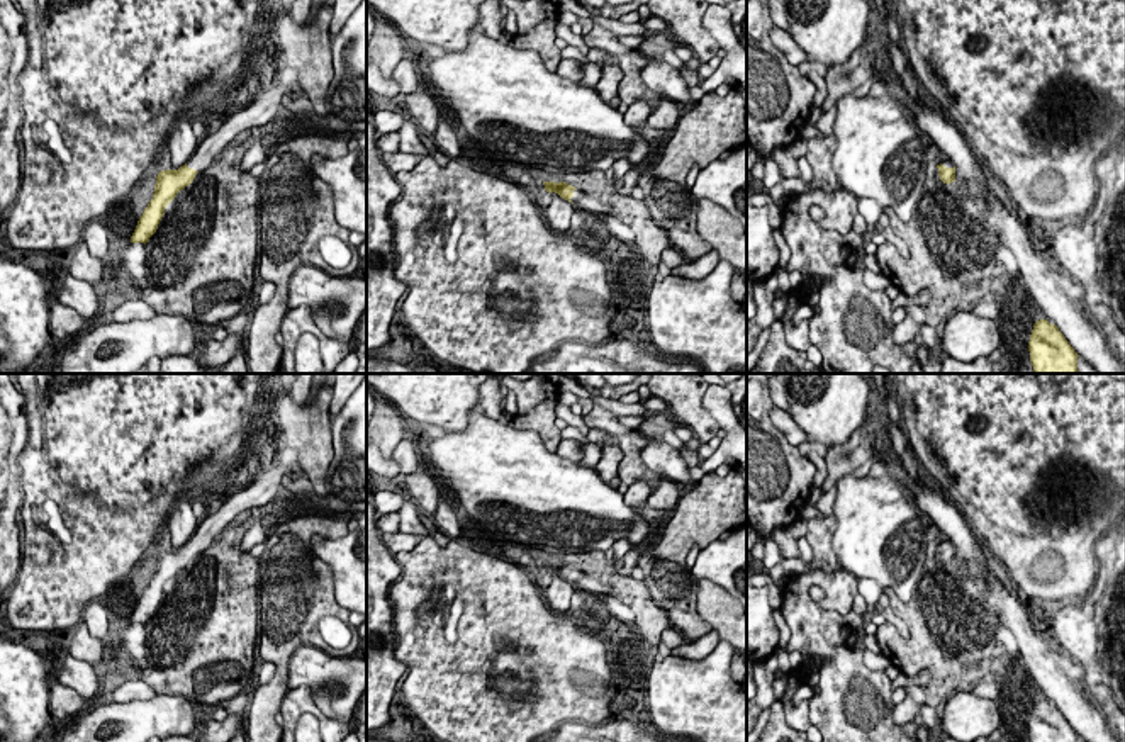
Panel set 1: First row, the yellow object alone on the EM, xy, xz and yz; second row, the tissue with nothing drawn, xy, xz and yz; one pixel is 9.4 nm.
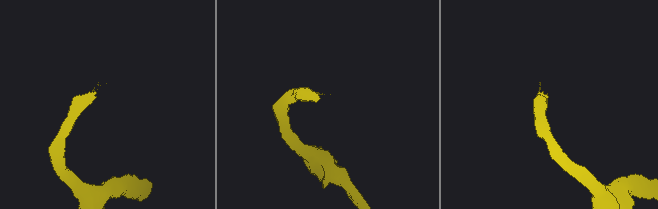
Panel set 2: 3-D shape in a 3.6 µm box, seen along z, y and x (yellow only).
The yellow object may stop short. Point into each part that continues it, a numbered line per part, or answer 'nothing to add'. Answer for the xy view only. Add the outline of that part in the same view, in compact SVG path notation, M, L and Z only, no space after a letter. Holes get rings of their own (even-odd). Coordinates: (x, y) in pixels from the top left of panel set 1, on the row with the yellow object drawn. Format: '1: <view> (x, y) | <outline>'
1: xy (263, 109) | M294 78L263 88L251 104L238 109L217 131L207 132L187 166L197 171L209 168L212 158L221 155L238 134L277 119L278 105L287 92L300 93L302 88Z

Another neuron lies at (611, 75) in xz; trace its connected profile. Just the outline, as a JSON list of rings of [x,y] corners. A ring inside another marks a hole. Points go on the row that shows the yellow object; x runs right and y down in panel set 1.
[[[589,48],[587,58],[601,68],[596,92],[602,102],[609,104],[611,98],[618,97],[618,87],[624,76],[619,61],[616,54],[597,48]]]

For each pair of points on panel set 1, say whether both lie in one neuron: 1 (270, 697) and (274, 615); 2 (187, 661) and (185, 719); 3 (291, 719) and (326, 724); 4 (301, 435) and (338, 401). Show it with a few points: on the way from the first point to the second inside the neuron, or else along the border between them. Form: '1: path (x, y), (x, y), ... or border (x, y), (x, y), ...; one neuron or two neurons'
1: path (280, 676), (280, 635); one neuron
2: border (180, 690), (192, 703); two neurons
3: path (299, 710), (311, 708), (318, 715); one neuron
4: border (335, 391), (330, 401), (331, 421); two neurons

